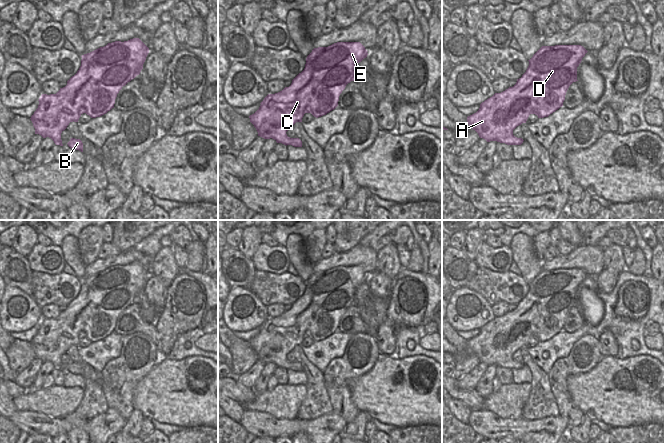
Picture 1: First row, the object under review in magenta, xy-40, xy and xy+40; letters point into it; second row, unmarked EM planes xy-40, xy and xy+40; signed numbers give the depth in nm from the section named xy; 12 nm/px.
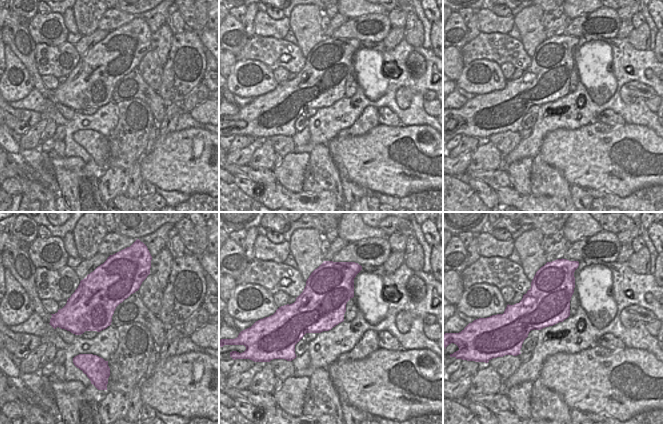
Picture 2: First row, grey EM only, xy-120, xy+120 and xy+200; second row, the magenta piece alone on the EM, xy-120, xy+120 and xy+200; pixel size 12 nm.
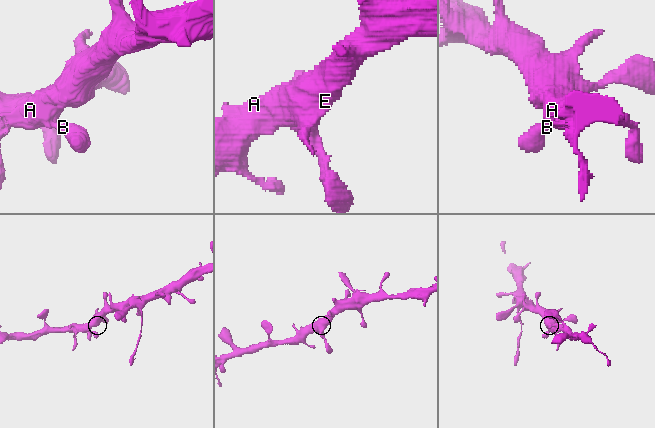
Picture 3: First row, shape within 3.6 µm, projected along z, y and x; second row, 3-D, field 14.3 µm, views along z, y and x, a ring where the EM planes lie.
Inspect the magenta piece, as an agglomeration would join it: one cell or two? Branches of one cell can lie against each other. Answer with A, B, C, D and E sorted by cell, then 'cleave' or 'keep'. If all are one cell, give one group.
A B C D E; keep

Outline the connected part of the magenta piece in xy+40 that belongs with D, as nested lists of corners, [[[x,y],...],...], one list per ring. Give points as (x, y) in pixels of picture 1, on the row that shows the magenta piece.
[[[581,45],[542,46],[528,60],[529,66],[513,87],[495,93],[480,104],[479,110],[467,117],[469,126],[487,142],[497,141],[507,145],[521,145],[522,138],[513,135],[513,130],[526,123],[530,114],[538,118],[548,117],[563,106],[569,86],[578,81],[577,67],[588,51]]]

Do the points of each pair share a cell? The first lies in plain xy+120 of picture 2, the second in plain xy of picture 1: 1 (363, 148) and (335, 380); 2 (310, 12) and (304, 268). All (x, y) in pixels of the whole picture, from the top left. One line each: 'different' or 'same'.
1: different
2: same

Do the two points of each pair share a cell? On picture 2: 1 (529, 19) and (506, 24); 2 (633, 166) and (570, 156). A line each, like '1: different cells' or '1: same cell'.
1: different cells
2: same cell

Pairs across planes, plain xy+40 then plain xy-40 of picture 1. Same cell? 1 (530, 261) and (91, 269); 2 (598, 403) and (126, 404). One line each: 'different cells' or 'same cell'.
1: different cells
2: different cells

